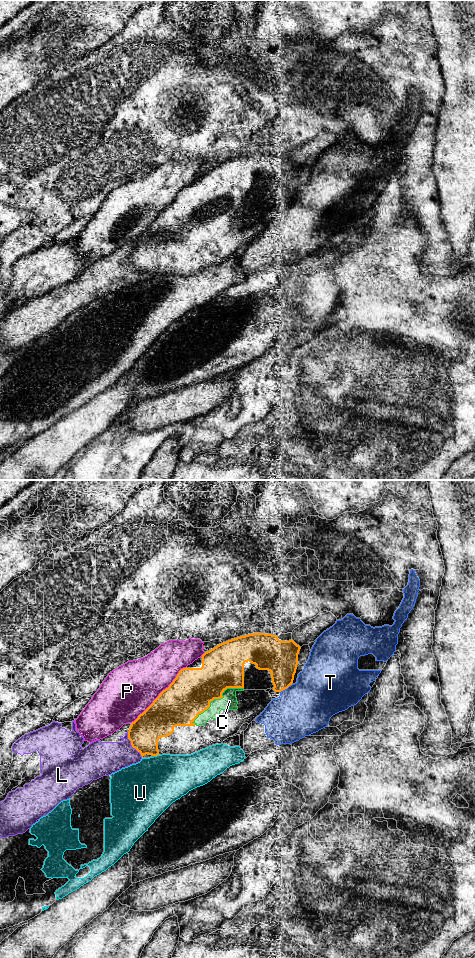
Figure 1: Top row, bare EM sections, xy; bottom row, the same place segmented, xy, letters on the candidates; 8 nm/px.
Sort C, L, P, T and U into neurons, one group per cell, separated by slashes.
C L / P / T / U

